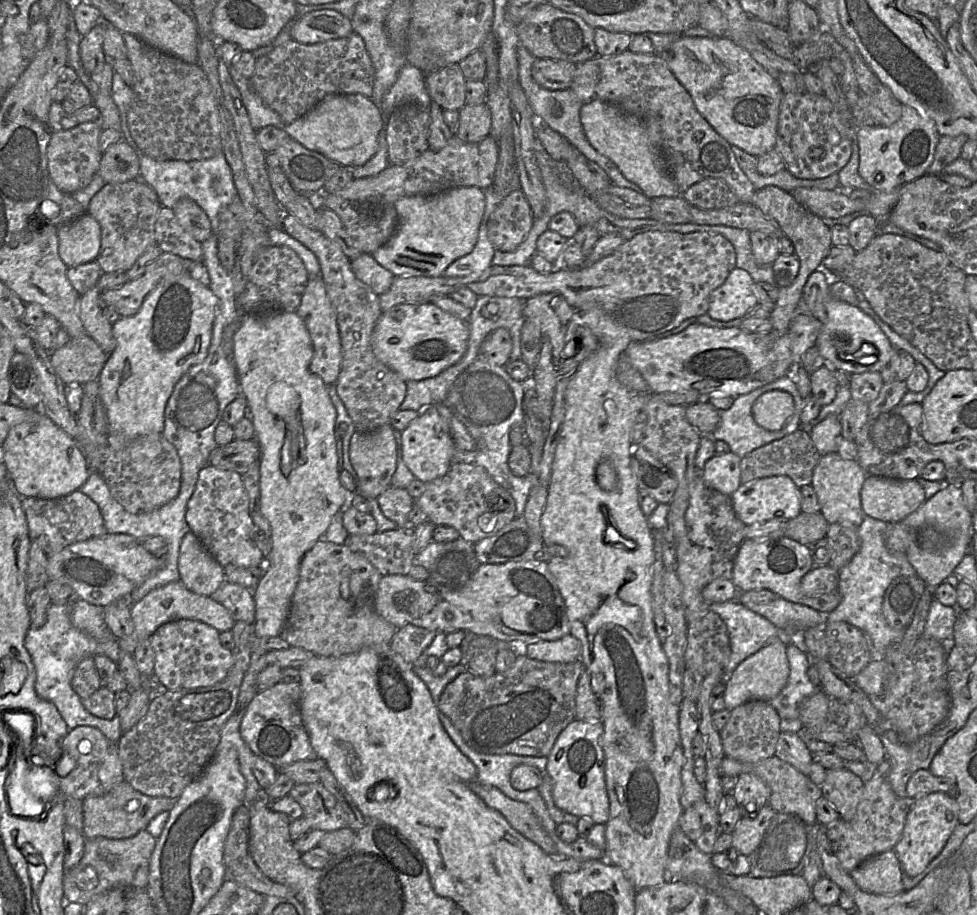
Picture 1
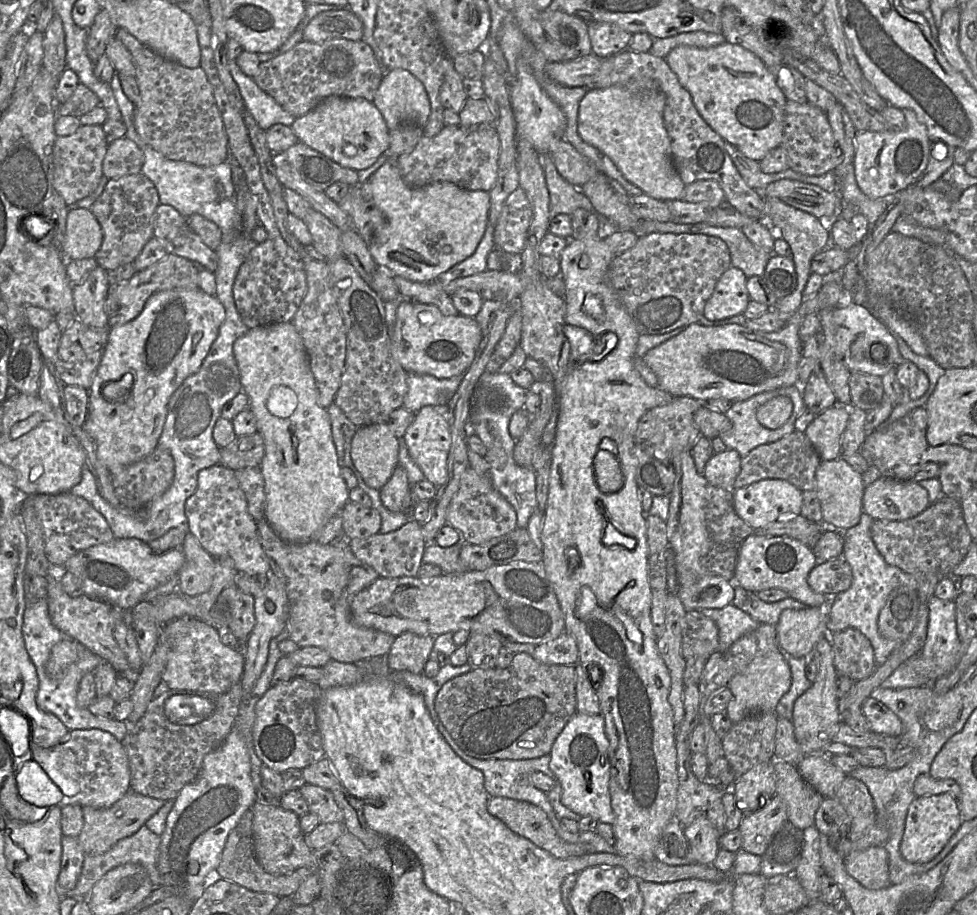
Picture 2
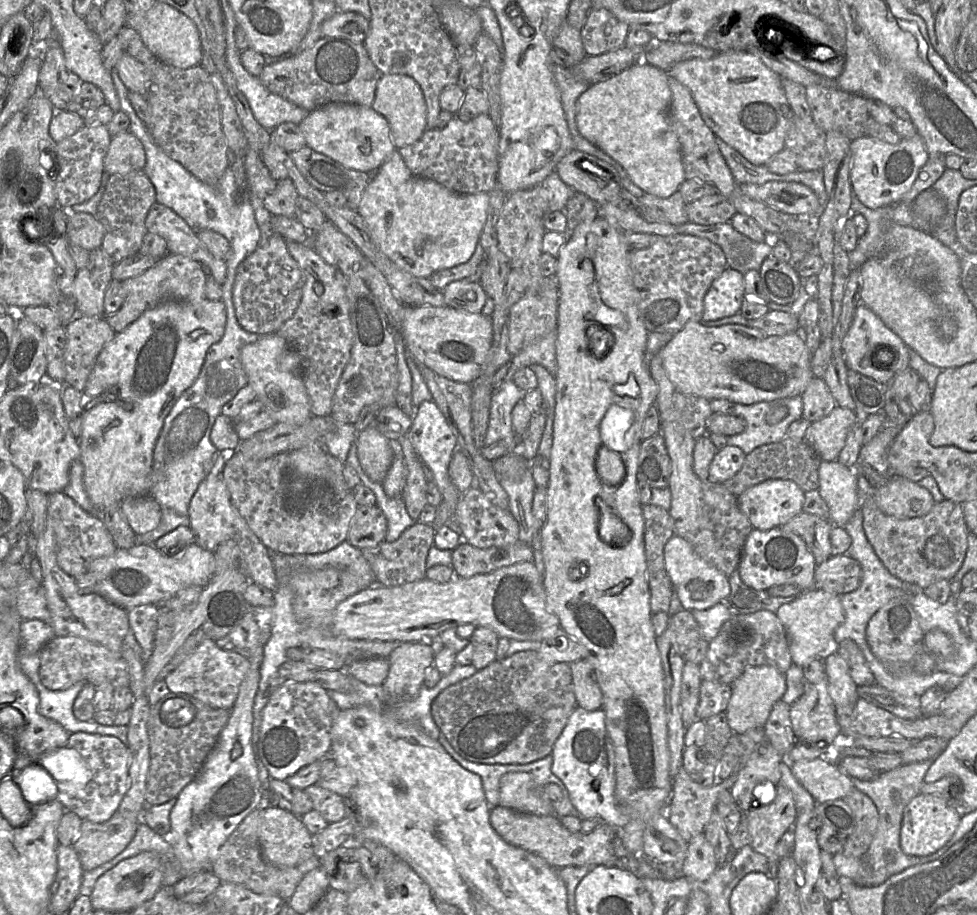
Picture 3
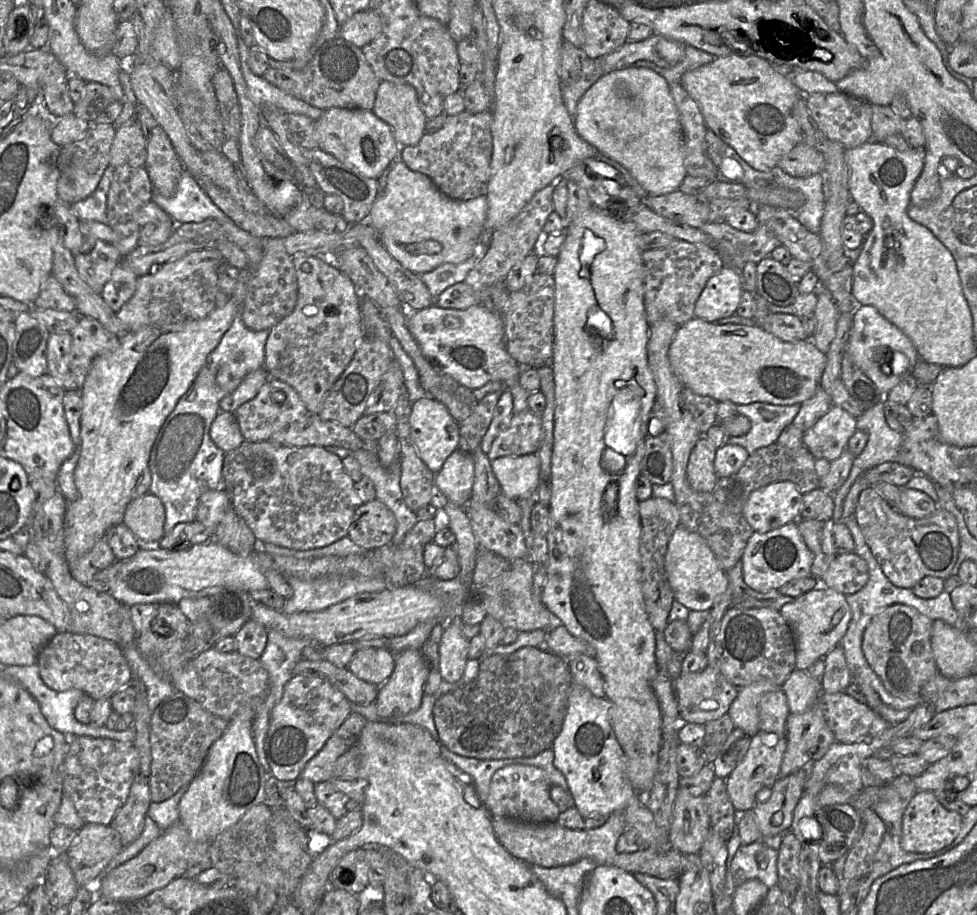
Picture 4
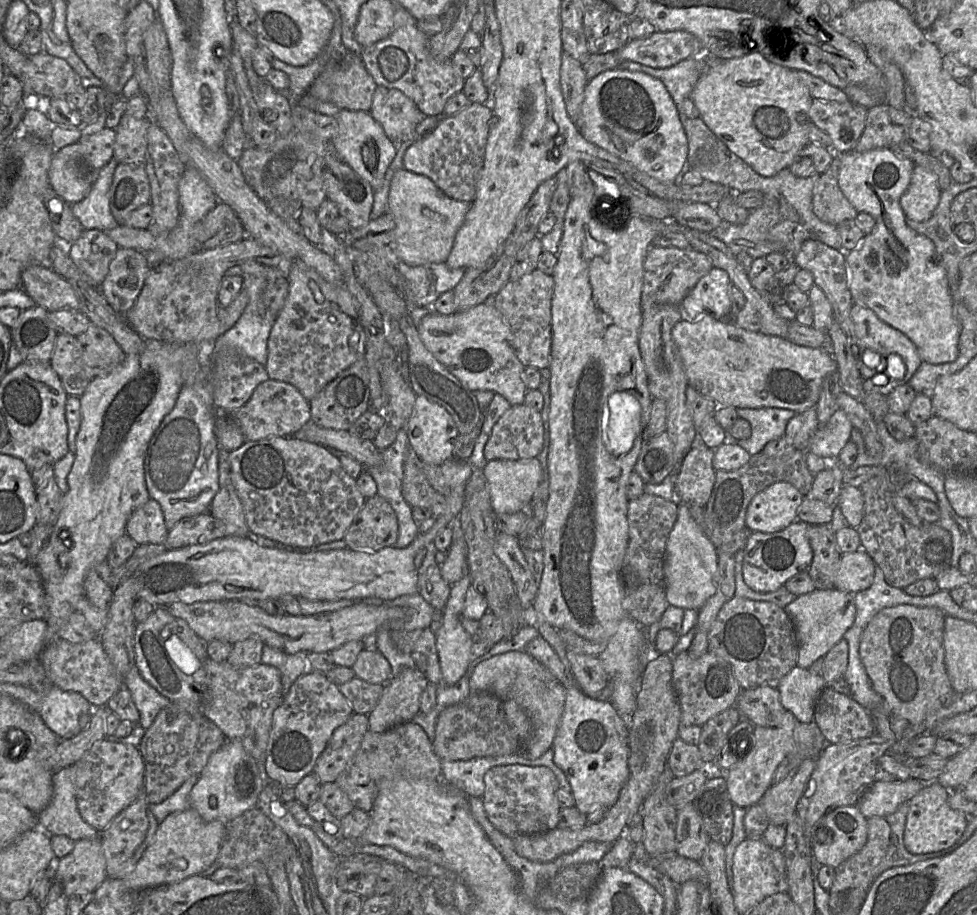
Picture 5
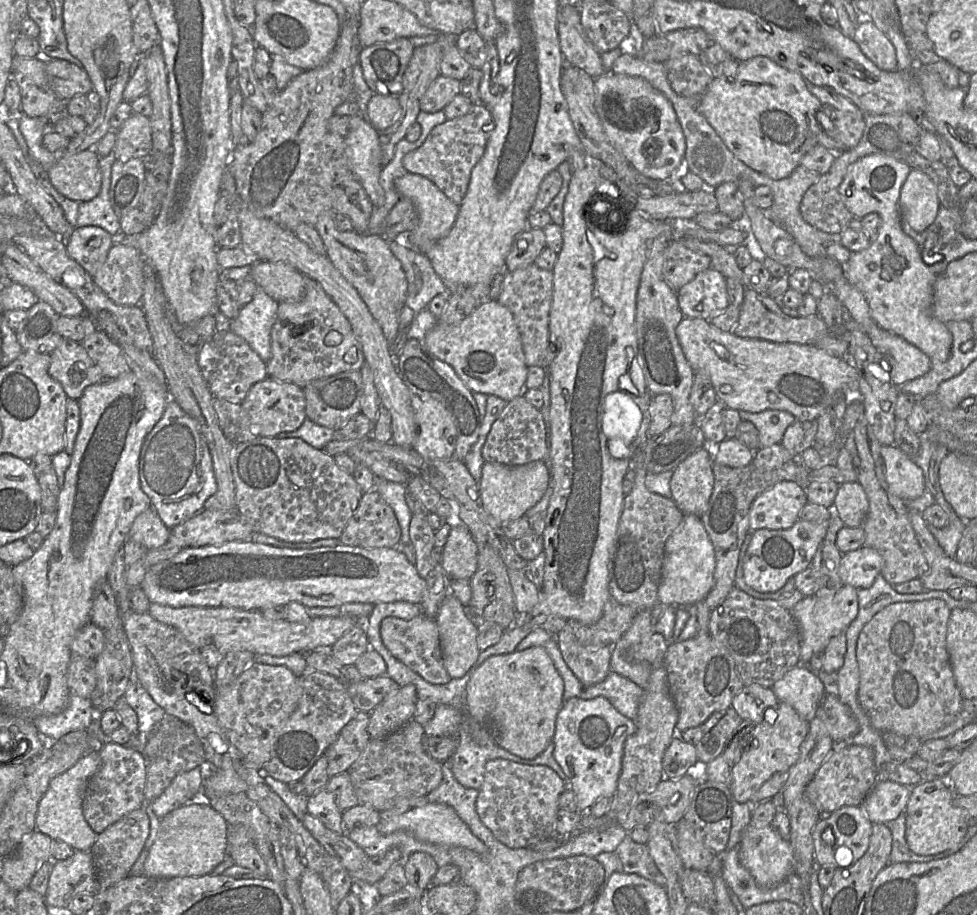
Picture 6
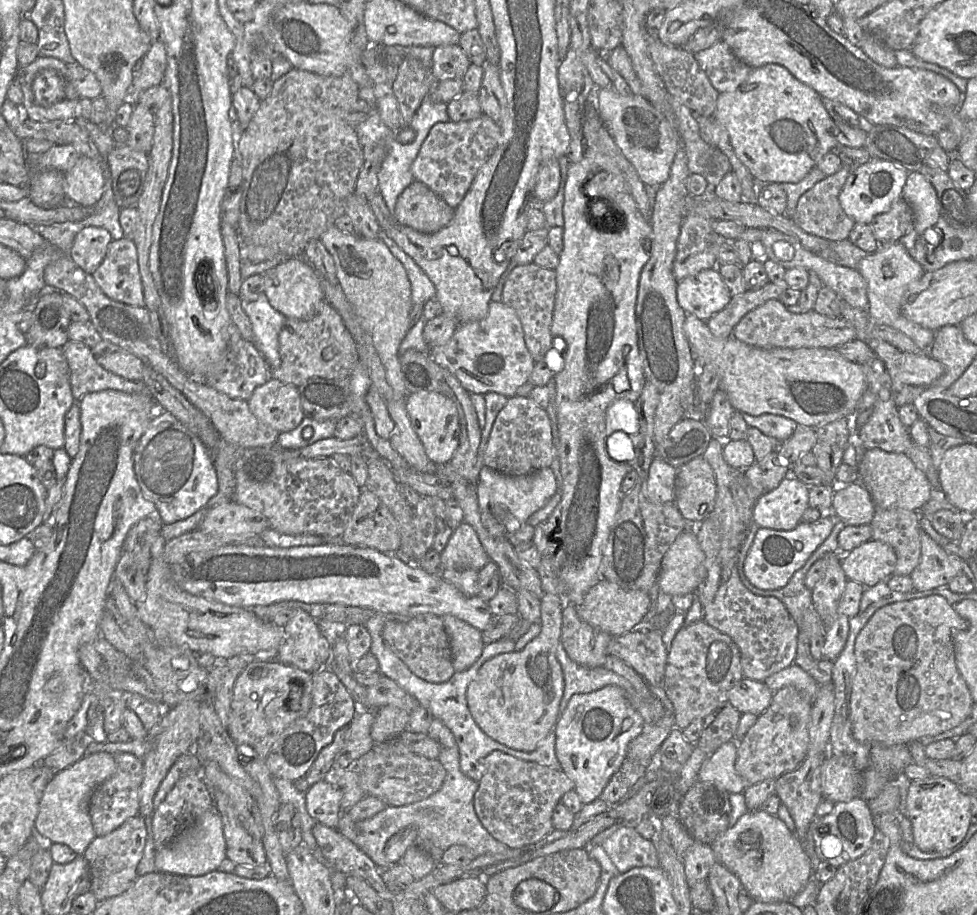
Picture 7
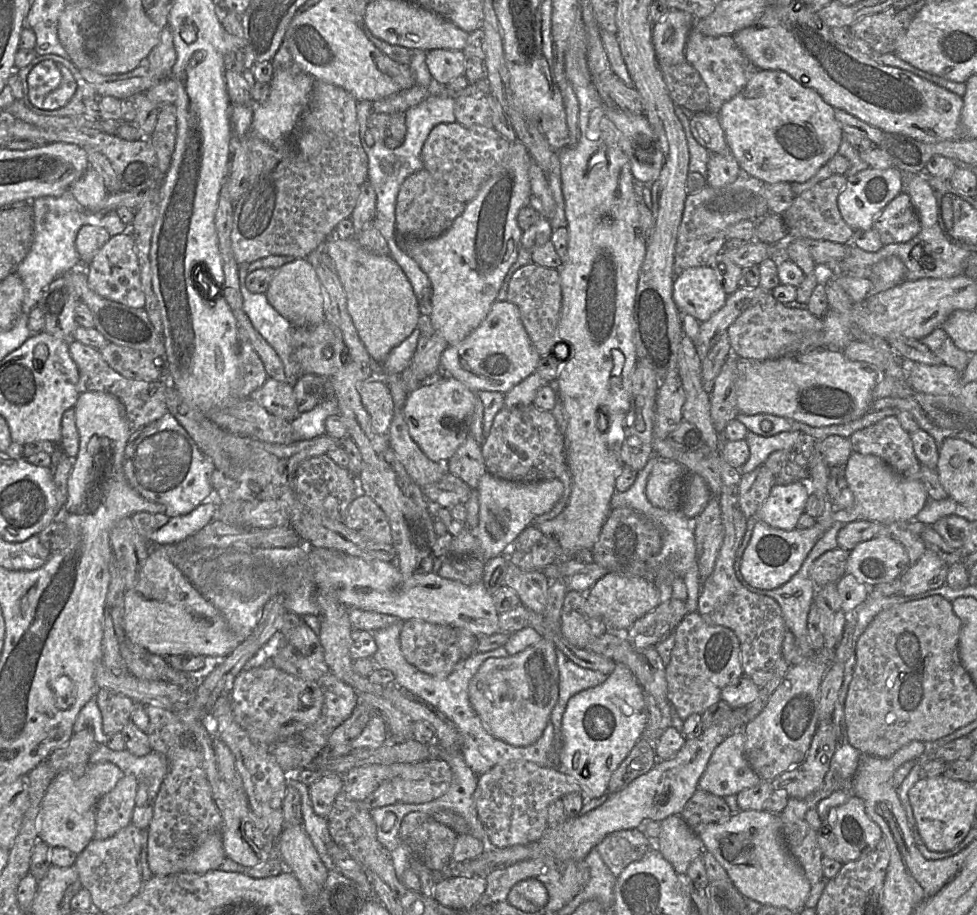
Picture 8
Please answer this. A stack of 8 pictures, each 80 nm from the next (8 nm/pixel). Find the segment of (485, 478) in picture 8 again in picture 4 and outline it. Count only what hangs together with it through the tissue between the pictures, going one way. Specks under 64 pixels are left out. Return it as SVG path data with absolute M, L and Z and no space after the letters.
M536 452L501 456L491 460L491 467L506 497L517 500L535 494L540 483L540 461Z

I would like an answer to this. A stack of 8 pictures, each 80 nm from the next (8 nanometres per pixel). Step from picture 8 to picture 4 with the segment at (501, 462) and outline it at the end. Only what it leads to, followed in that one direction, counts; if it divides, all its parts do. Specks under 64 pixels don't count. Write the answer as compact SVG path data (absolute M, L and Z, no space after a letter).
M531 409L513 414L509 426L493 440L489 452L490 460L501 456L519 456L537 452L542 441L542 418Z

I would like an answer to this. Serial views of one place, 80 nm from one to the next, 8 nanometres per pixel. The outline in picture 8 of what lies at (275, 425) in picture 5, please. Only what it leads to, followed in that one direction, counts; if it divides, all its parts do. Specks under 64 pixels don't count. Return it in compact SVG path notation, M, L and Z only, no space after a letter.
M268 378L248 398L256 401L268 413L288 422L292 422L300 415L293 391L293 383Z

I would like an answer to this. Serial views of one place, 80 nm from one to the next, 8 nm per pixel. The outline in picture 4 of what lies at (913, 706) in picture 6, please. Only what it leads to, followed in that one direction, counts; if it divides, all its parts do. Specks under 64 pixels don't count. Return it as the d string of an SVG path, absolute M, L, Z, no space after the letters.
M894 604L875 615L866 628L863 654L892 696L902 700L917 698L923 686L938 673L931 647L933 622L914 607Z

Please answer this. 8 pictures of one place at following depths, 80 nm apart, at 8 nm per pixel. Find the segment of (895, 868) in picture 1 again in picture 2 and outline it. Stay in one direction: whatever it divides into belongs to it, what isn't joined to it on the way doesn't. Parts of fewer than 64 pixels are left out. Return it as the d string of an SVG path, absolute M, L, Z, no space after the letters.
M884 846L855 851L844 858L846 871L868 889L882 889L891 885L888 853Z

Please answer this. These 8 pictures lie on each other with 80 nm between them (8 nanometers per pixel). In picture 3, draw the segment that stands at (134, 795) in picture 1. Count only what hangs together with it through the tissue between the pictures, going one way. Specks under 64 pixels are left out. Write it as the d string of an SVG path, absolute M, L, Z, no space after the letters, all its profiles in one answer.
M117 810L106 822L83 820L78 839L73 844L83 871L110 861L122 852L134 837L141 818L130 820Z

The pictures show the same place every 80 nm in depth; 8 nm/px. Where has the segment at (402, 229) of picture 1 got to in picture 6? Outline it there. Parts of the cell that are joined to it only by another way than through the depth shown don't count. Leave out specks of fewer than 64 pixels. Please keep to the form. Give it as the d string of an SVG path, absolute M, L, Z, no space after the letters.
M406 173L396 178L394 185L400 198L408 198L414 203L419 215L417 226L405 236L405 241L410 247L424 254L448 234L457 219L459 206L446 197L432 181L421 175Z

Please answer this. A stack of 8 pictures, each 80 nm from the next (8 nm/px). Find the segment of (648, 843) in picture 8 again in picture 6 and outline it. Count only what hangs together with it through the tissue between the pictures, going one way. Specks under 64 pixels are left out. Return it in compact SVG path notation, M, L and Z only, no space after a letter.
M626 834L623 841L616 848L615 853L623 865L623 872L637 874L645 879L659 875L659 869L650 855L647 844L639 844Z

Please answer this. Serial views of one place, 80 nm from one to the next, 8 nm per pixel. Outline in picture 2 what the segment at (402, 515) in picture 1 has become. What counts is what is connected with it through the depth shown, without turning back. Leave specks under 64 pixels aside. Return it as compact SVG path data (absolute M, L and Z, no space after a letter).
M399 464L387 483L380 490L383 505L392 512L409 513L412 503L411 485L405 469Z

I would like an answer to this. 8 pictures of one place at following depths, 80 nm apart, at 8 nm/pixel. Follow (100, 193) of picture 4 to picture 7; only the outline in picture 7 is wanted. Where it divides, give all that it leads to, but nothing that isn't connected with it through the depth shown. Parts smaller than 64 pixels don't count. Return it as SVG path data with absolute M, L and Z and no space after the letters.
M106 178L103 196L94 206L95 212L84 219L84 227L104 228L110 233L112 240L124 237L119 222L121 208L119 208L114 200L111 178Z

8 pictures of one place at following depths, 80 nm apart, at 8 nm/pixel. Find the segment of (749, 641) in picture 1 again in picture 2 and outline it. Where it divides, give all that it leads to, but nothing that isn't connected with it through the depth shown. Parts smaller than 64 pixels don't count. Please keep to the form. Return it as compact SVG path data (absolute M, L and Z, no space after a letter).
M732 603L720 609L705 608L700 612L712 619L718 628L719 652L726 651L736 640L762 624Z

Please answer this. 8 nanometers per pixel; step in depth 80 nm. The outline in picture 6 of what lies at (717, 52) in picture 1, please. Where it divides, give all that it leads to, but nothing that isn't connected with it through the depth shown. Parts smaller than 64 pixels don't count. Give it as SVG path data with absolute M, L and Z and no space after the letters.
M755 56L749 60L740 62L735 77L712 78L706 91L699 99L698 110L706 118L707 122L712 126L712 128L725 143L726 147L736 158L757 172L764 174L773 180L780 180L788 177L794 171L794 169L800 165L800 161L803 156L818 144L818 135L822 129L817 122L816 114L820 110L821 106L822 103L808 90L805 79L799 73L782 67L768 57Z

